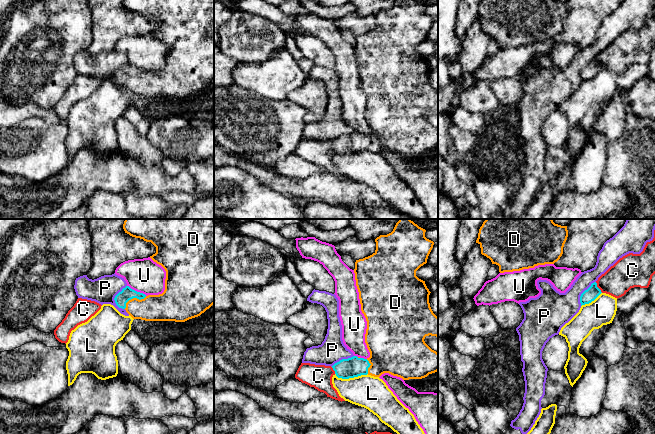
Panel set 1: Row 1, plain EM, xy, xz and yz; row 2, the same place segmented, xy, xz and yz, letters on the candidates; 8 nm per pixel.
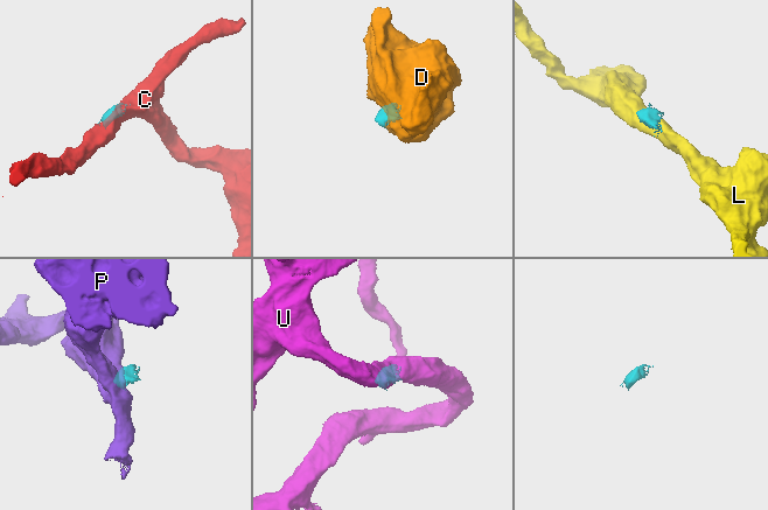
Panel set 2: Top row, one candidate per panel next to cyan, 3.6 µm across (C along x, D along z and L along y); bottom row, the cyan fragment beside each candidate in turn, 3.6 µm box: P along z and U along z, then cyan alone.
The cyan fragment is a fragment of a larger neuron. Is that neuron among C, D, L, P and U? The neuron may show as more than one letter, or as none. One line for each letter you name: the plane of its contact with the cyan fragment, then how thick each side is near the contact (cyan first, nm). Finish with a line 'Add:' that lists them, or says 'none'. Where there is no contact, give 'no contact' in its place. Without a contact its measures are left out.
C: contact in yz; calibres 110 and 240 nm
D: contact in xy; calibres 100 and 220 nm
Add: C, D

